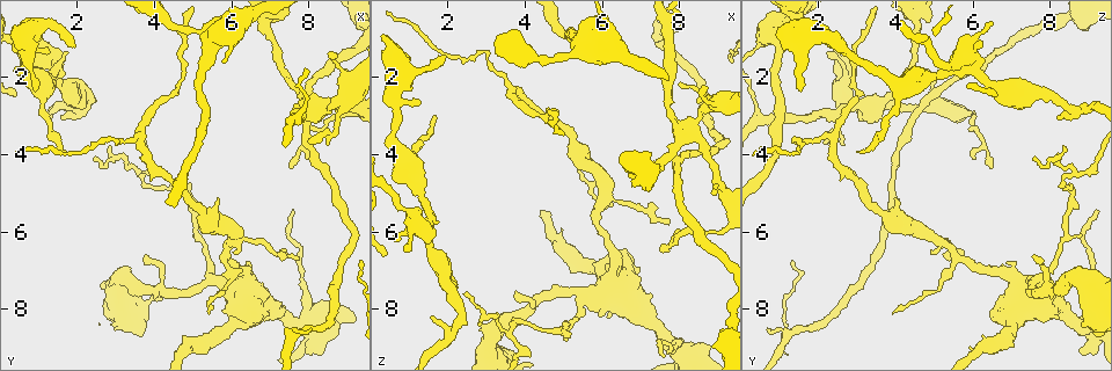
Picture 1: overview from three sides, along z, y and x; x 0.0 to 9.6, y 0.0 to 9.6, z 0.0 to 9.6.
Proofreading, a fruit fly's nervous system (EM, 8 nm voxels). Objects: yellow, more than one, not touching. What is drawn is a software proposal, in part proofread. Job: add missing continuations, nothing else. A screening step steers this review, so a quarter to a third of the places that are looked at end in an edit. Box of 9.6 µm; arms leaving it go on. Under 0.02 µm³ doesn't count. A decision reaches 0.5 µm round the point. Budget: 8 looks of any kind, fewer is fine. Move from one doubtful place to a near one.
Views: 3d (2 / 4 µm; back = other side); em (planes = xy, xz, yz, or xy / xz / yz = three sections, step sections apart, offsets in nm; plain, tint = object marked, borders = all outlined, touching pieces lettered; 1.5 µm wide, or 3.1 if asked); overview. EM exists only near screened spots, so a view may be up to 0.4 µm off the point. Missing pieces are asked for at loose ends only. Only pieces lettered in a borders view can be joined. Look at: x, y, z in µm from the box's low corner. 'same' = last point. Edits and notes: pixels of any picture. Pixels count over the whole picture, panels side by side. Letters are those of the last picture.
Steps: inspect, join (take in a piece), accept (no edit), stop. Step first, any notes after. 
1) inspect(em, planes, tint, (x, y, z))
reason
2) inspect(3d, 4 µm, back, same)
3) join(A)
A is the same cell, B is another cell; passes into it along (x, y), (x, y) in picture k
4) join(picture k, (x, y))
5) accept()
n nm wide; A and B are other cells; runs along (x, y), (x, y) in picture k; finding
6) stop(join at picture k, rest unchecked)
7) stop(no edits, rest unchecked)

inspect(3d, 2 µm, (3.65, 6.70, 7.55))
branch stops here

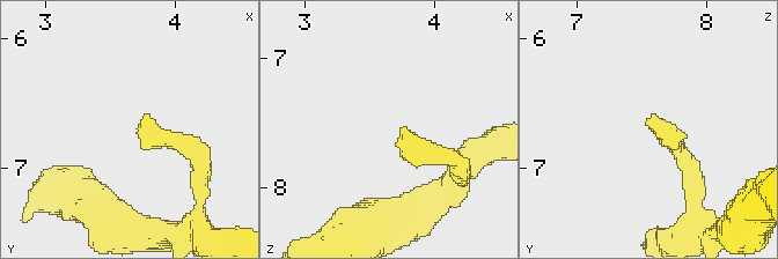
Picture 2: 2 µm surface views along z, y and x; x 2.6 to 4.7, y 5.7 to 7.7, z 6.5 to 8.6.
inspect(em, planes, borders, (3.70, 6.64, 7.56))

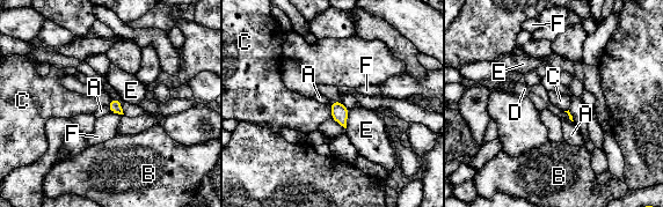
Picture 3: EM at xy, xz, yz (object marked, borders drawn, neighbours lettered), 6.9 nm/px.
join(picture 3, (332, 93))
D is the same cell, A, B, C, E and F are other cells; passes into it along (340, 112), (335, 101), (332, 93) in picture 3; it goes on there

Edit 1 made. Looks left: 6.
inspect(overview)

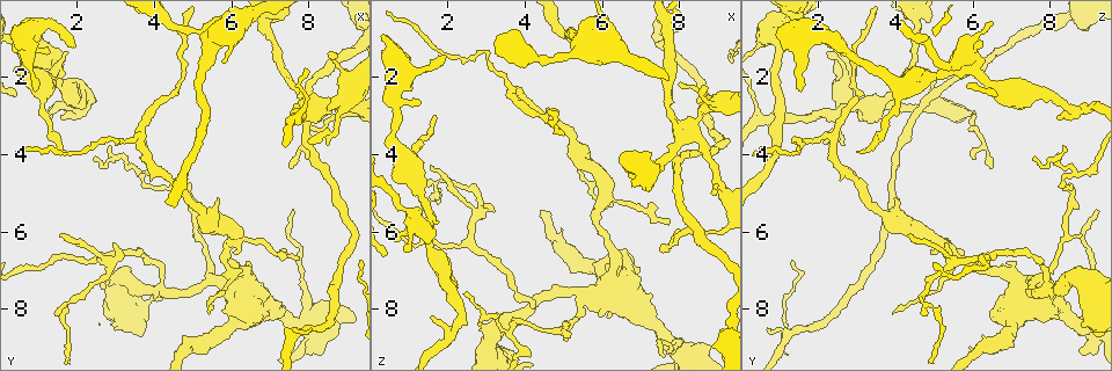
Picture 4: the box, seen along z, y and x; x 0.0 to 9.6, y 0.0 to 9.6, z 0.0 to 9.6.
inspect(3d, 4 µm, (7.95, 4.10, 6.00))
an open end

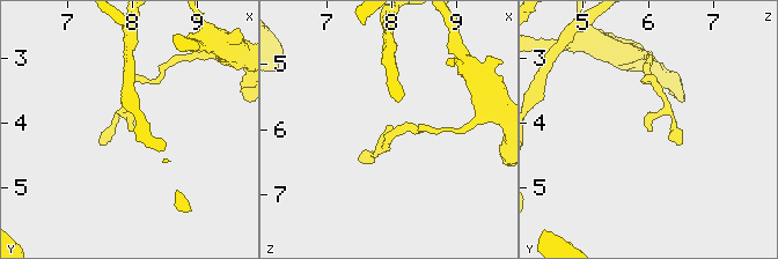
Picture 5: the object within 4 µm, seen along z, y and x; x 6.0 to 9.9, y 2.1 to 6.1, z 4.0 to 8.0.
inspect(em, xy, step 4, borders, (8.00, 4.10, 6.00))
shape alone is not enough

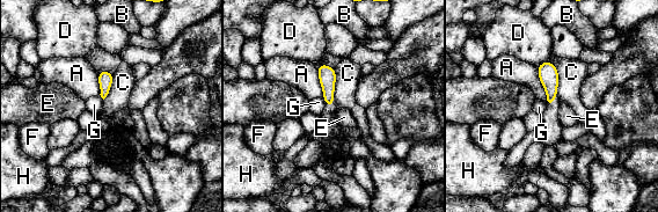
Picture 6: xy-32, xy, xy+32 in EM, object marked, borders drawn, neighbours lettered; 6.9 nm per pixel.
inspect(em, planes, borders, same)

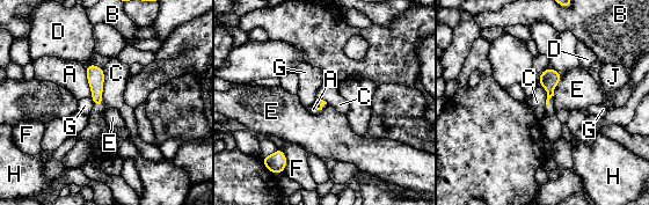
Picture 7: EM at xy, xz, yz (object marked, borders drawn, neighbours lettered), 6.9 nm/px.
accept()
A, B, C, D, E, F, G, H and J are other cells; border along (102, 68), (103, 104) in picture 7; none of them fits

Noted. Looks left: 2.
stop(join at picture 3, rest unchecked)

